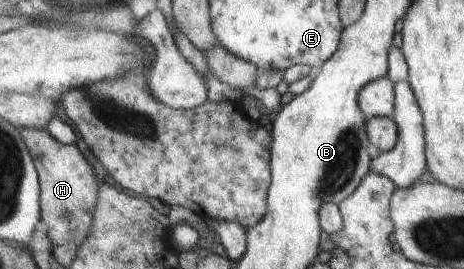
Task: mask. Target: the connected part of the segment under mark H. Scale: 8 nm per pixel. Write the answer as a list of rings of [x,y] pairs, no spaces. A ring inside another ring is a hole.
[[[21,129],[41,182],[41,219],[47,225],[47,236],[54,247],[80,247],[93,232],[94,211],[98,205],[98,185],[94,169],[76,144],[63,144],[49,131]]]

